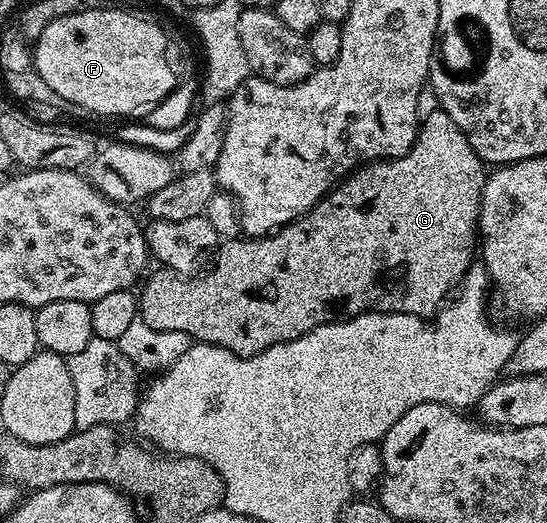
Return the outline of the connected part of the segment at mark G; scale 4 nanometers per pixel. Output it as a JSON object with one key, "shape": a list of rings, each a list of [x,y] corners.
{"shape":[[[436,110],[433,114],[422,117],[415,144],[405,155],[378,162],[367,162],[356,167],[350,175],[340,180],[306,216],[291,221],[282,230],[258,238],[223,240],[210,267],[194,278],[181,277],[165,267],[160,267],[159,272],[153,273],[151,277],[148,275],[137,292],[138,317],[153,330],[181,331],[182,334],[191,336],[192,341],[224,348],[232,352],[234,356],[255,356],[274,344],[301,338],[301,334],[322,324],[332,323],[336,318],[361,316],[365,312],[404,312],[410,316],[434,317],[476,259],[479,207],[483,197],[483,183],[486,182],[487,177],[488,173],[485,171],[483,159],[476,154],[473,146],[469,146],[461,126],[457,126],[457,122],[449,118],[449,114]]]}

